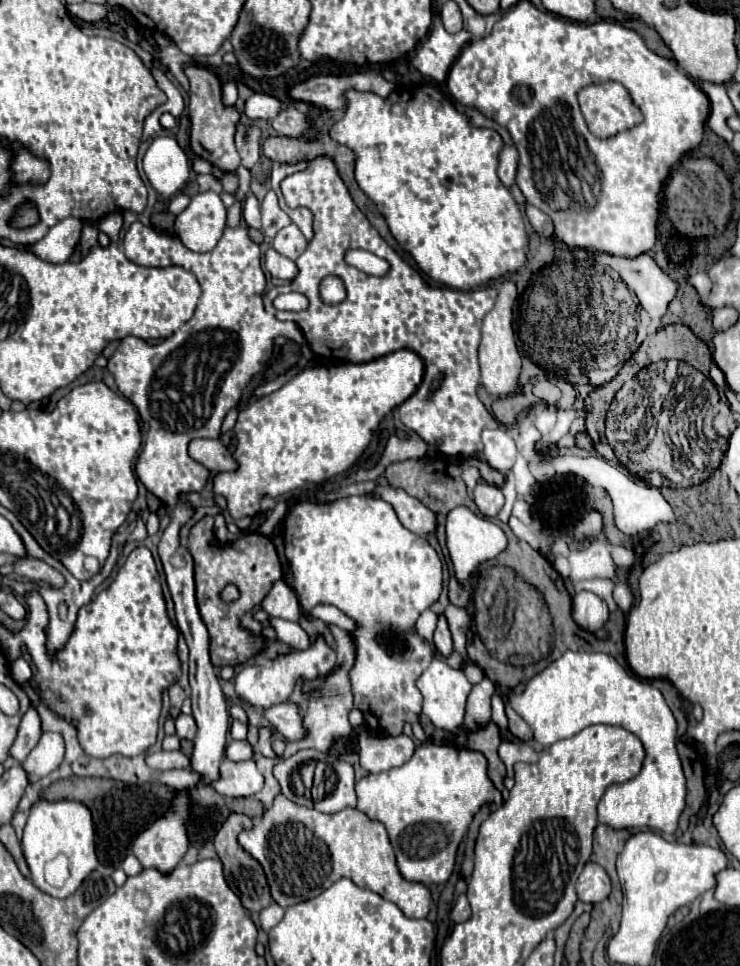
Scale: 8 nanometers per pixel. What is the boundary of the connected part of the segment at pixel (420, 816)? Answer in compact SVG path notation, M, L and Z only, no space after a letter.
M431 742L421 744L403 766L363 776L355 784L355 794L357 794L357 810L363 812L367 818L385 824L403 878L421 884L445 882L453 872L457 848L463 836L467 834L473 816L479 812L483 804L497 804L497 806L503 804L501 792L493 786L493 782L487 776L487 758L481 752L455 748L451 744L437 746Z

